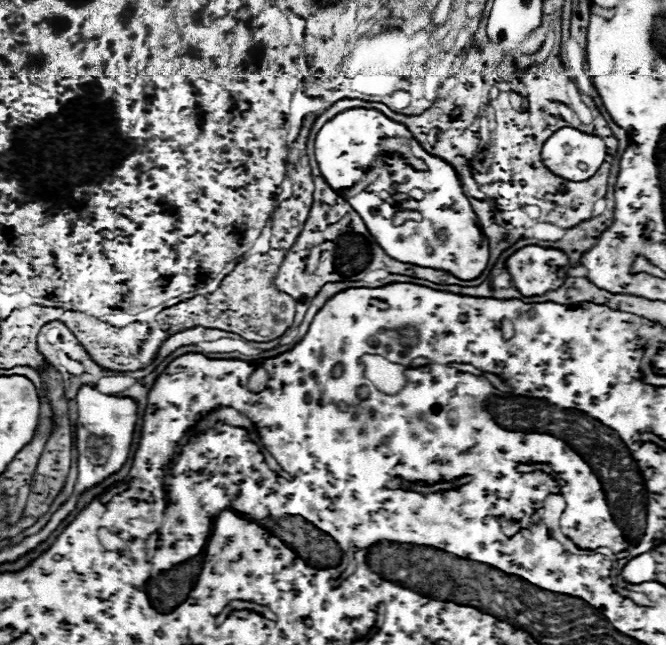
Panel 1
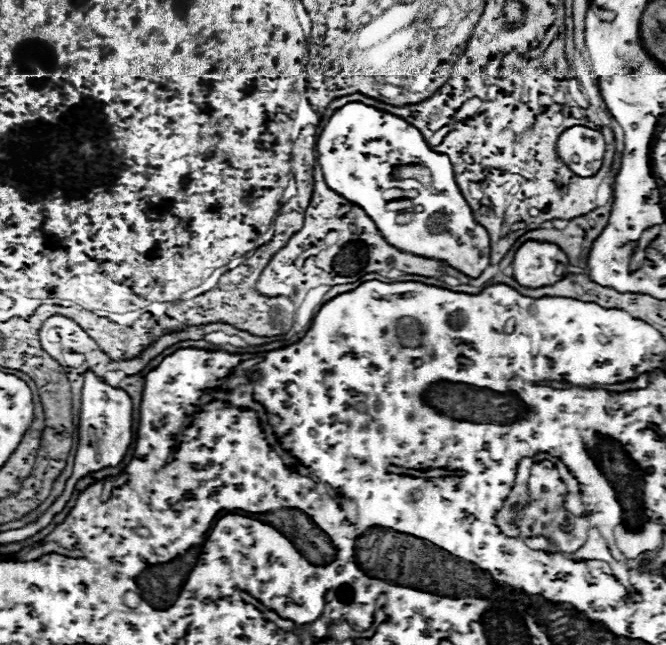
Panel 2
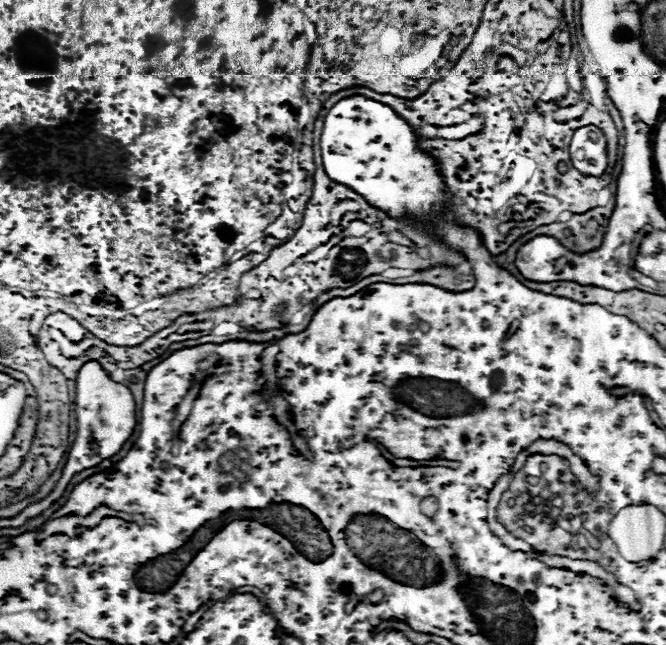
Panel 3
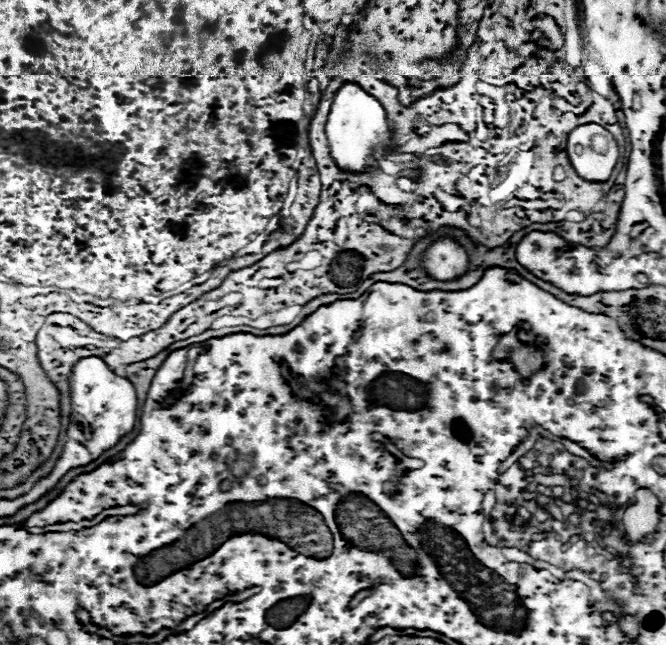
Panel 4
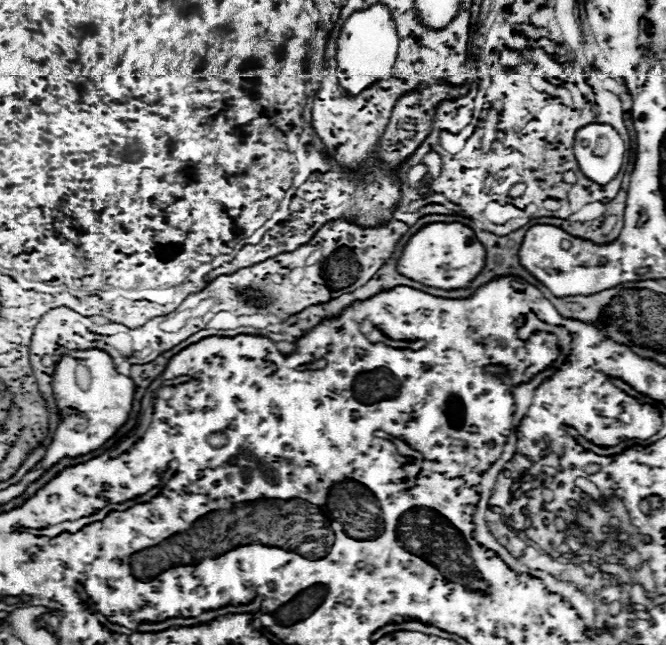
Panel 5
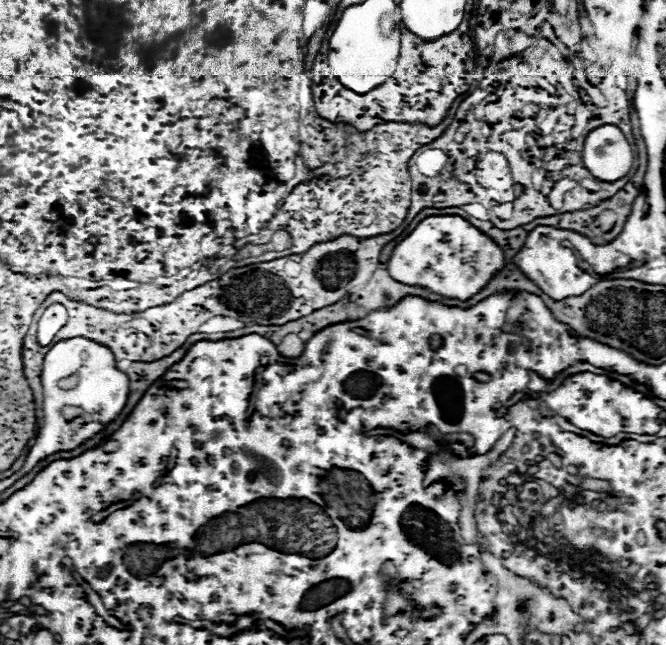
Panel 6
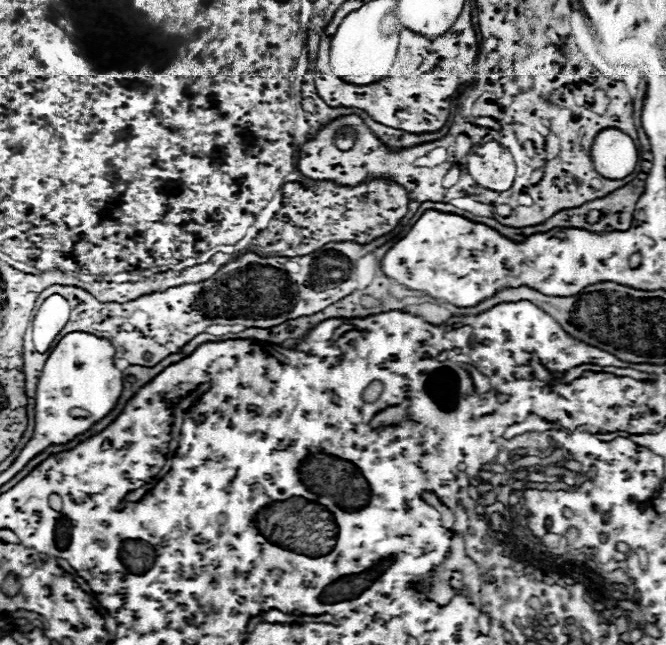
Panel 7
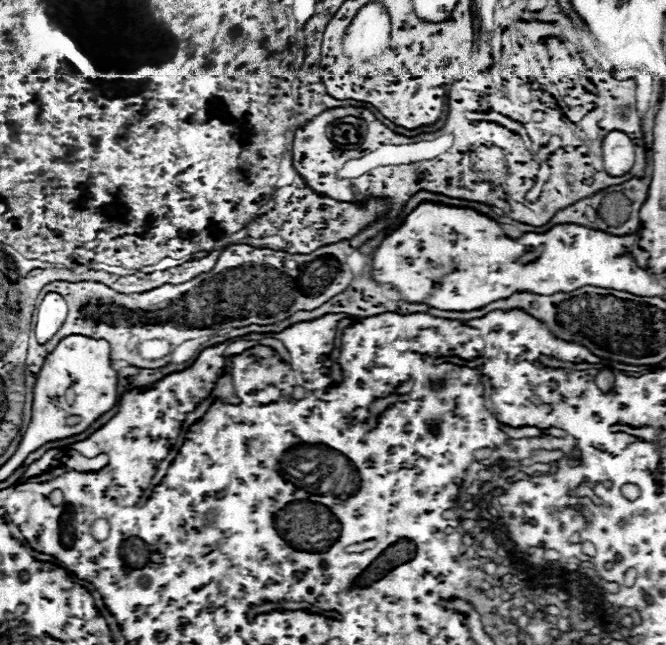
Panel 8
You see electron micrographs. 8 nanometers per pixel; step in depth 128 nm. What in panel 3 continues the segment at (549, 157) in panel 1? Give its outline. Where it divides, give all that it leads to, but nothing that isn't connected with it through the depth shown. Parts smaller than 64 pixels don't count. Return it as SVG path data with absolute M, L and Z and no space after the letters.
M582 126L574 130L570 140L572 166L584 176L602 176L608 166L606 136L596 126Z

